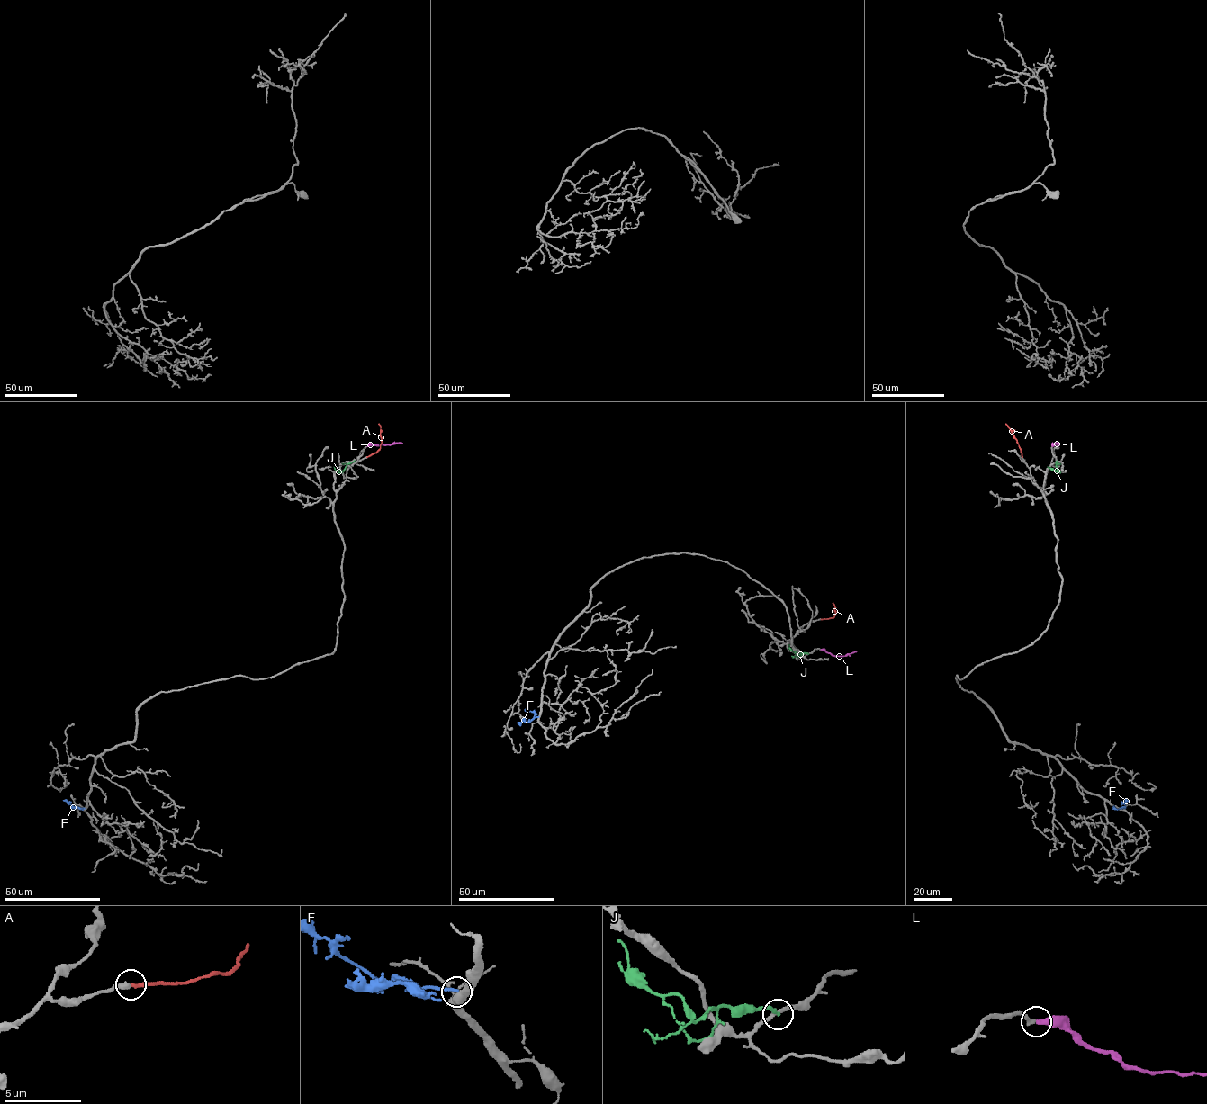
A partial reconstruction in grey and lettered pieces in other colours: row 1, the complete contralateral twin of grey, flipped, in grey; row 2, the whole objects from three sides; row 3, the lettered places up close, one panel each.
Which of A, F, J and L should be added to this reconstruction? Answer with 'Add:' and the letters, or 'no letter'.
Add: A, L

